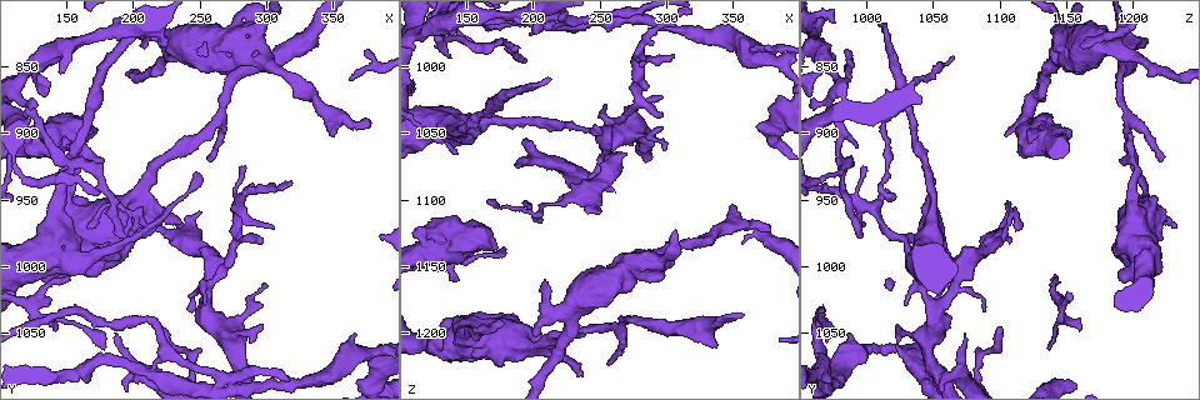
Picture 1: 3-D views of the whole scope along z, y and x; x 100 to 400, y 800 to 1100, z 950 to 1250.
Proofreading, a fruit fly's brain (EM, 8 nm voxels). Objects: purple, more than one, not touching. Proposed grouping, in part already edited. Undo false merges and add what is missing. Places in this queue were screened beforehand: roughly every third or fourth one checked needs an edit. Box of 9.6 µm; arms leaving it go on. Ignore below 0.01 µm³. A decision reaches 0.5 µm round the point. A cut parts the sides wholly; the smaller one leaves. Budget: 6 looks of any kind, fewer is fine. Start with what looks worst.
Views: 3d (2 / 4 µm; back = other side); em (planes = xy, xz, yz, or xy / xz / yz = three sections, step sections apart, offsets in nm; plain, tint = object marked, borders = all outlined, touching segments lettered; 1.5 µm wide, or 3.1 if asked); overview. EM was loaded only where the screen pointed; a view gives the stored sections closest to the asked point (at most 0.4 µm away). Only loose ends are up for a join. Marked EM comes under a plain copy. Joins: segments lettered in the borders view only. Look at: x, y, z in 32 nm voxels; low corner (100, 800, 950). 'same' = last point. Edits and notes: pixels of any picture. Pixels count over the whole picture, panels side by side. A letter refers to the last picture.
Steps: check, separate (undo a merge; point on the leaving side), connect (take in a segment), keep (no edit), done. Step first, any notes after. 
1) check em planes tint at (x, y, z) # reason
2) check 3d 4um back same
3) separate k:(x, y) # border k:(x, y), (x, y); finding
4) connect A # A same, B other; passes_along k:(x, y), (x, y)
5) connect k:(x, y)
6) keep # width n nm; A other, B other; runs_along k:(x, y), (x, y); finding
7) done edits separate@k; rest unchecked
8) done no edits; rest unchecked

check em planes borders at (194, 982, 994) # an open end

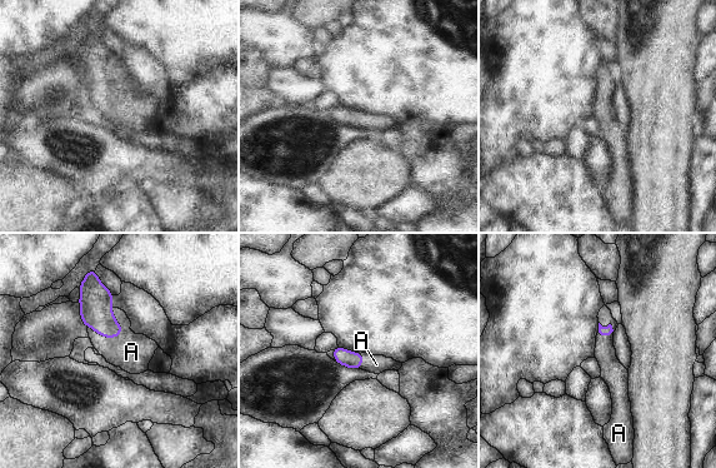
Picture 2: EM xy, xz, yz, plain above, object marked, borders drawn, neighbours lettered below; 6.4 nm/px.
connect A # A same; the neuron continues

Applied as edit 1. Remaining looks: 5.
check overview # see it whole again

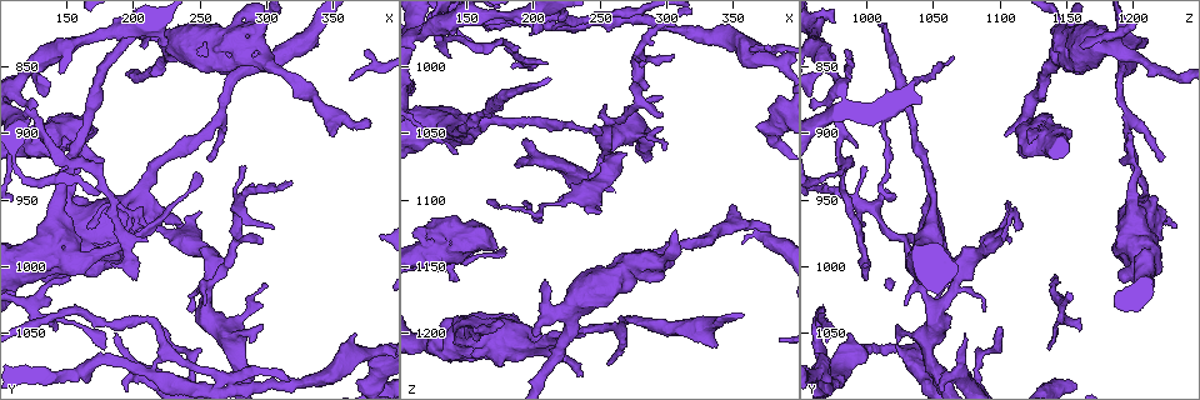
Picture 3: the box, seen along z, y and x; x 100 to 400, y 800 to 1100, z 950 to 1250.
check em yz step 8 borders at (244, 1034, 1088) # thin end

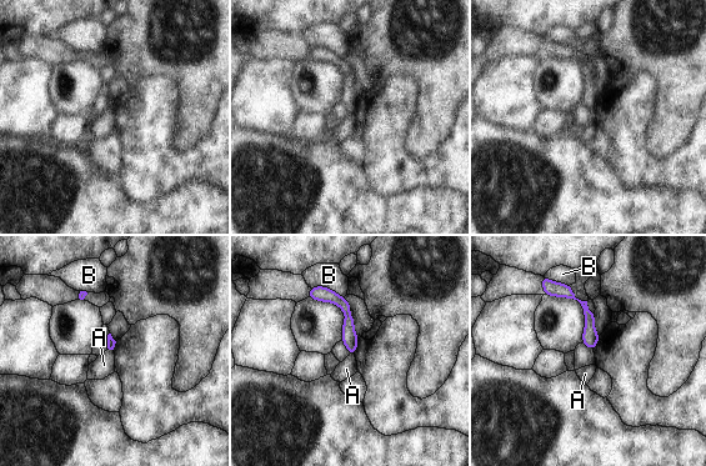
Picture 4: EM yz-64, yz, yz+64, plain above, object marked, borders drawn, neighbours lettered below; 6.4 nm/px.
check em planes borders same # cut it another way

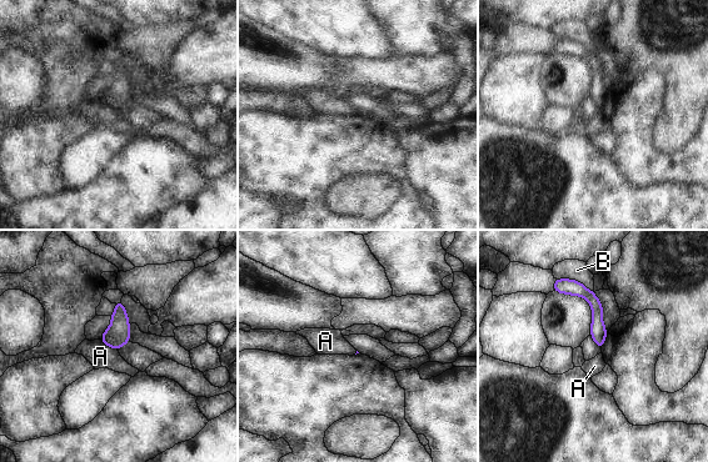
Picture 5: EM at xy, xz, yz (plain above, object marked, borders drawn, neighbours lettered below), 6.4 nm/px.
keep # A other, B other; none of them fits

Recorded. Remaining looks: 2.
done edits connect@2; rest unchecked

